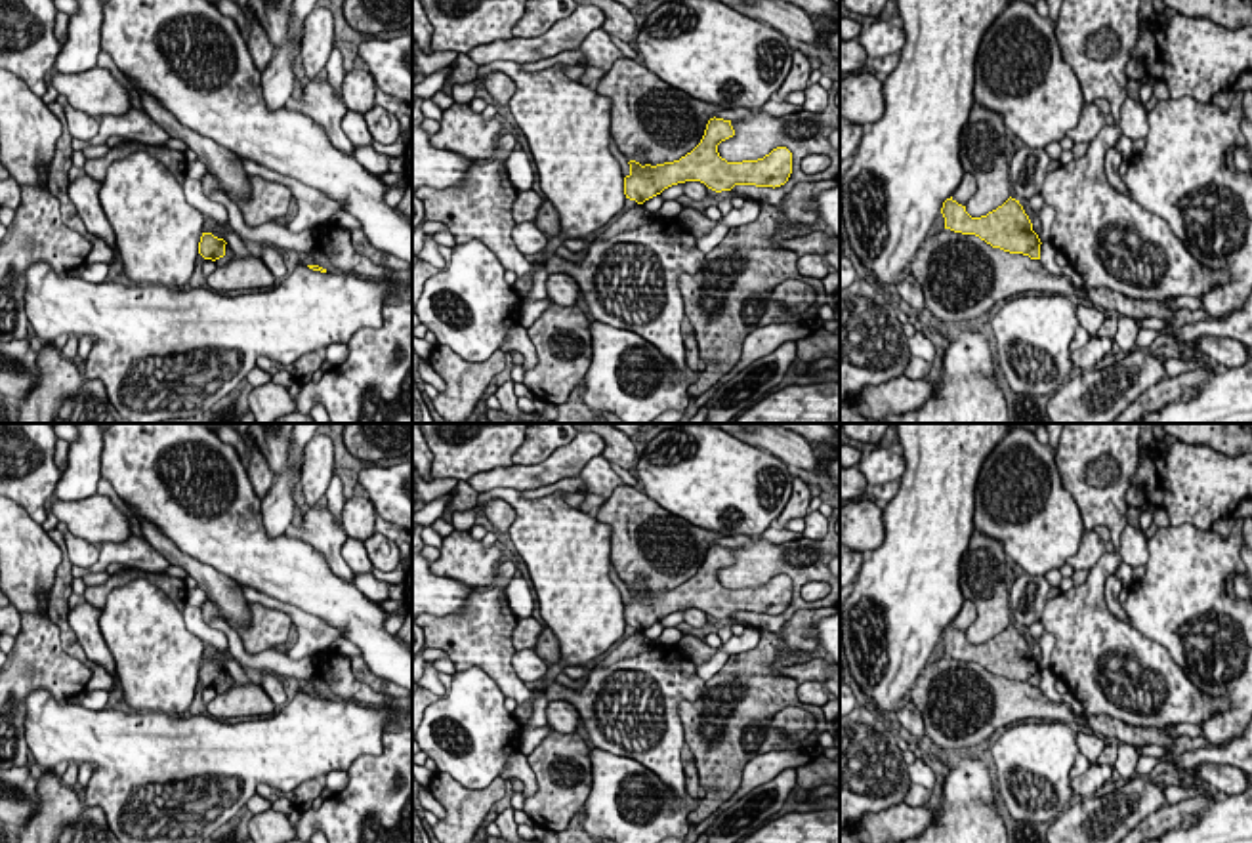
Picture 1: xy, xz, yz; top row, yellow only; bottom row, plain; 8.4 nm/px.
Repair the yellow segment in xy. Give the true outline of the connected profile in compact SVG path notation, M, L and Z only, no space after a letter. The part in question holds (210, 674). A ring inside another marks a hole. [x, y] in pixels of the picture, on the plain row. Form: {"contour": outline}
{"contour": "M202 660L200 669L198 669L198 681L204 687L216 689L225 683L225 671L227 669L223 666L218 666L212 660Z"}

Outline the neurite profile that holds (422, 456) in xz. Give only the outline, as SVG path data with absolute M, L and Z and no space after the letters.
M412 423L412 471L424 481L433 481L429 467L433 454L424 439L420 423Z

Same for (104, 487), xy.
M99 477L97 494L109 496L111 502L116 505L116 509L122 511L122 513L128 517L132 534L143 538L139 521L137 521L136 515L128 509L128 505L118 498L118 494L116 494L115 488L111 486L111 483L105 481L103 477Z

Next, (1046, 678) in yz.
M1050 668L1042 669L1040 671L1040 692L1050 698L1052 702L1063 702L1063 704L1069 704L1071 709L1076 713L1076 715L1090 715L1082 704L1073 696L1073 692L1065 692L1065 694L1059 694L1055 690L1055 675L1052 673Z

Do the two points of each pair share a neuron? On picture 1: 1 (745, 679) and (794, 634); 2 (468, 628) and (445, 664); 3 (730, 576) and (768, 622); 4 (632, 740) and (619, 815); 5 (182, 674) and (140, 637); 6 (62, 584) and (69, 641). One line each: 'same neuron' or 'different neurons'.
1: same neuron
2: different neurons
3: same neuron
4: different neurons
5: same neuron
6: same neuron

